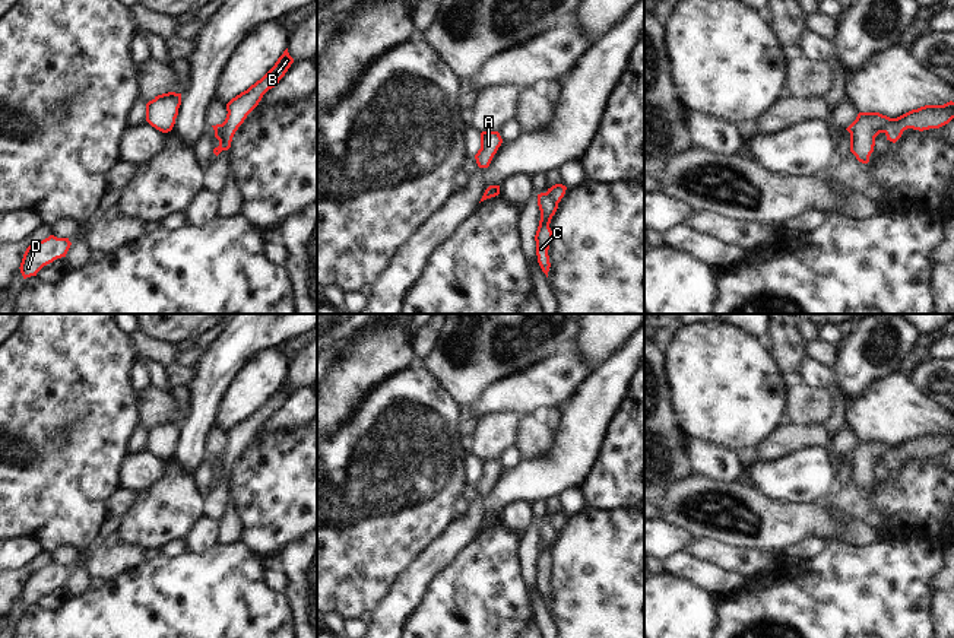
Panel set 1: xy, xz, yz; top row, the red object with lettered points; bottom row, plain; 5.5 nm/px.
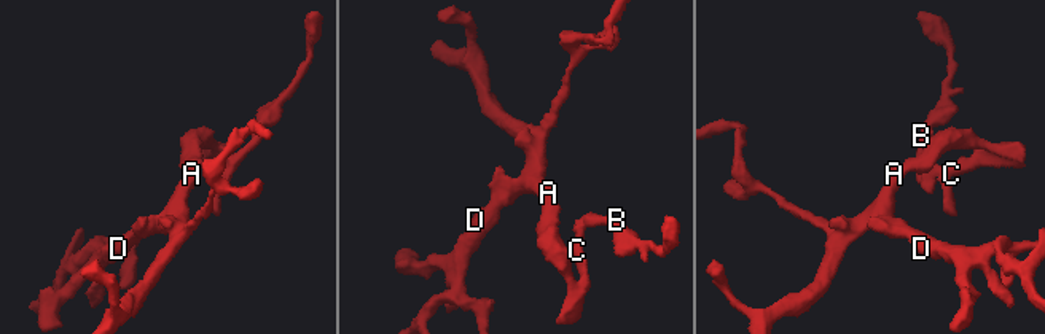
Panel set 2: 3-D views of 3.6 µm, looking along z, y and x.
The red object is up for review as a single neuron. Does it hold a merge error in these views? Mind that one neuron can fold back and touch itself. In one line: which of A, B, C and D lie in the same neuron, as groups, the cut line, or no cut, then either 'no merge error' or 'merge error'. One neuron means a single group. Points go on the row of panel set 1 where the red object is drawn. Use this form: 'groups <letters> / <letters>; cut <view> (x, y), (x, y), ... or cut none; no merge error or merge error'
groups A C D / B; cut xy (221, 124), (221, 146), (224, 149); merge error

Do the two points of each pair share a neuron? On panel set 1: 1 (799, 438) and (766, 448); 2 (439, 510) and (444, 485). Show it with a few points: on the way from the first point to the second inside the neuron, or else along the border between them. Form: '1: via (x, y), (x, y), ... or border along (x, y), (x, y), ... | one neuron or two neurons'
1: via (791, 438), (775, 444) | one neuron
2: via (439, 504), (439, 491) | one neuron

